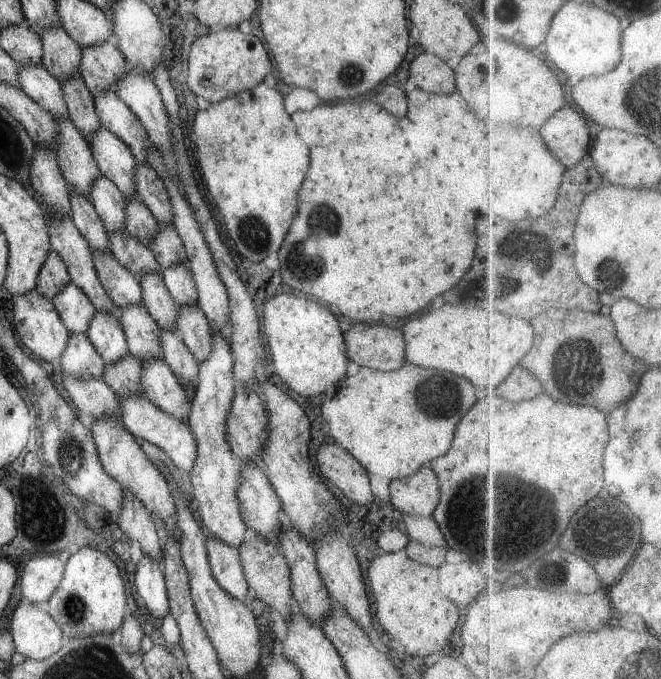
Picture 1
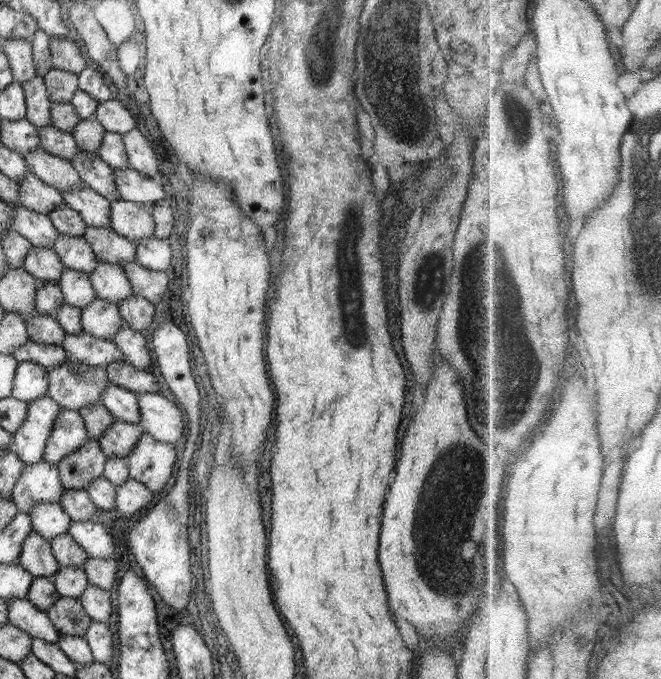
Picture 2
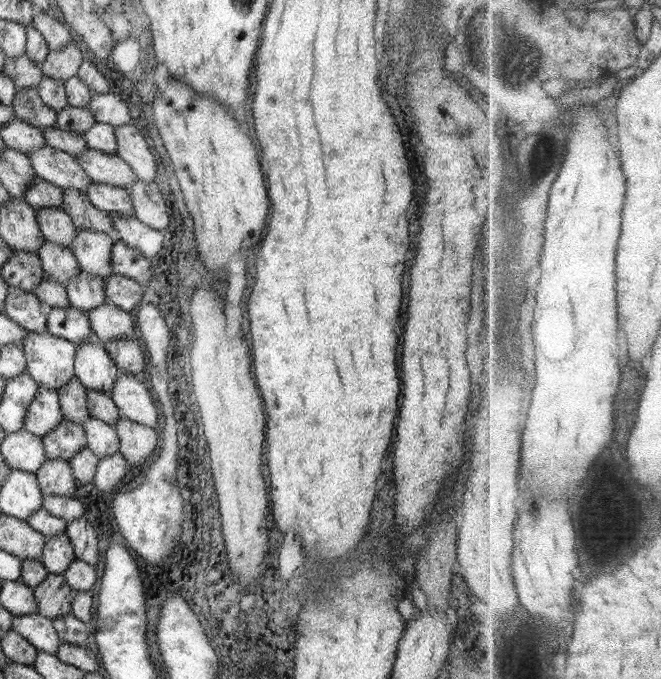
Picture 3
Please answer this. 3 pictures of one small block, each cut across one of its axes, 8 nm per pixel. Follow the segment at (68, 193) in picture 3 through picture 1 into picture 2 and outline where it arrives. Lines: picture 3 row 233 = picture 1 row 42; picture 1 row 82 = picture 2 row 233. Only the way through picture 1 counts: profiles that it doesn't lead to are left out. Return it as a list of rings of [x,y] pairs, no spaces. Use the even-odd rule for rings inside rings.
[[[87,226],[83,237],[90,243],[99,261],[120,266],[135,261],[136,244],[110,227]]]

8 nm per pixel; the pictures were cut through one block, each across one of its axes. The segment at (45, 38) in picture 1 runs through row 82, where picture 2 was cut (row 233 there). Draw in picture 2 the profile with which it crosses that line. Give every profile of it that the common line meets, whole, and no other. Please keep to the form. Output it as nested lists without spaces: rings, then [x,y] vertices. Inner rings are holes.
[[[59,233],[52,249],[60,257],[65,269],[86,273],[88,276],[99,262],[90,243],[83,236]]]

